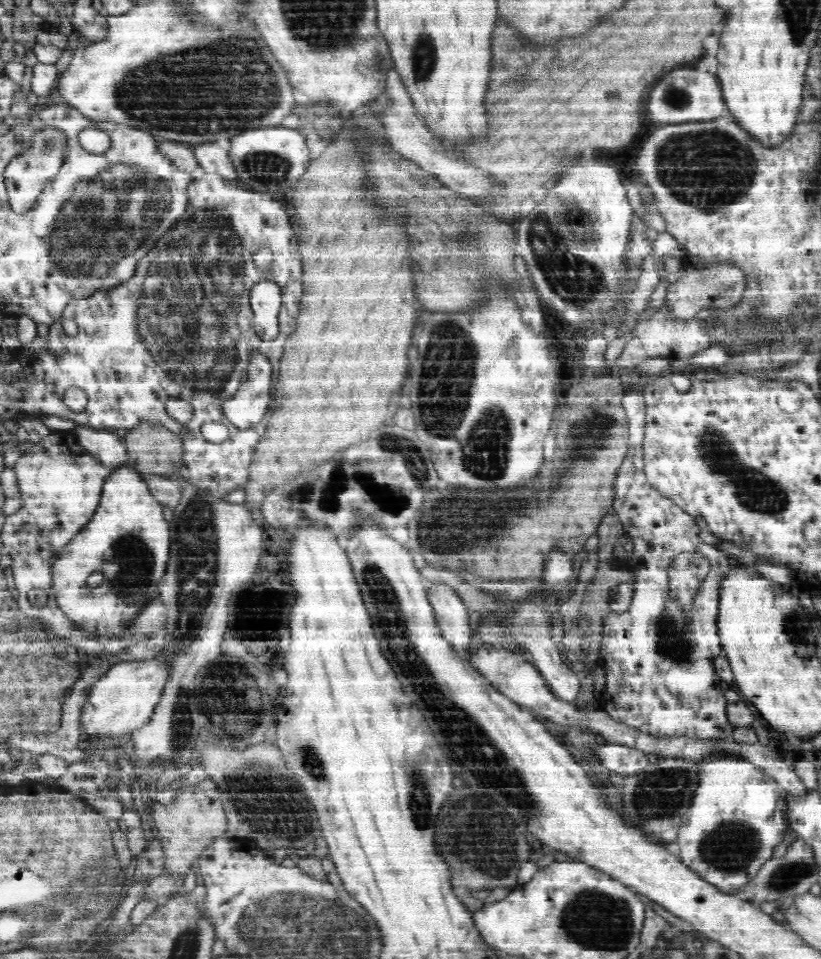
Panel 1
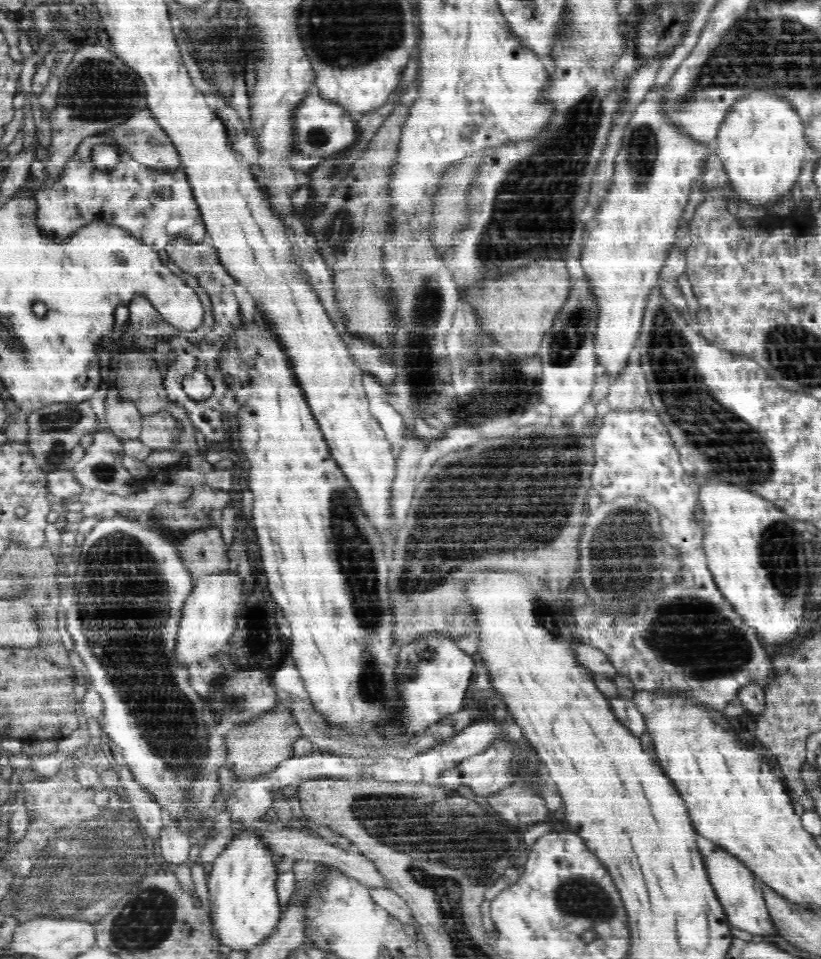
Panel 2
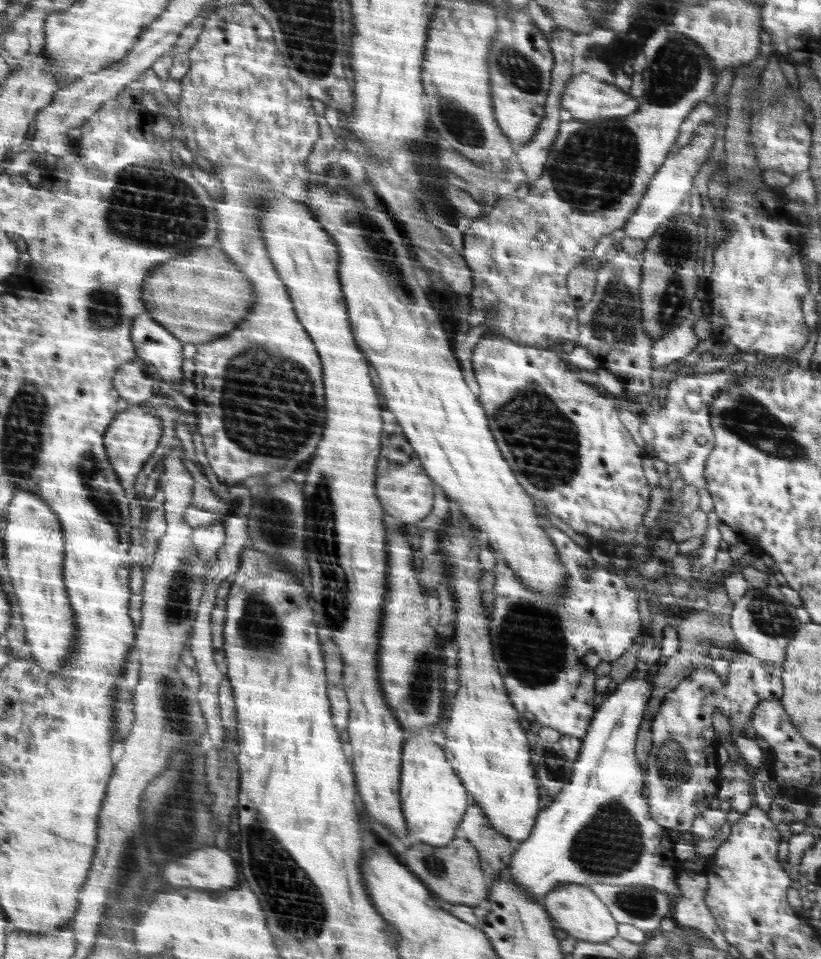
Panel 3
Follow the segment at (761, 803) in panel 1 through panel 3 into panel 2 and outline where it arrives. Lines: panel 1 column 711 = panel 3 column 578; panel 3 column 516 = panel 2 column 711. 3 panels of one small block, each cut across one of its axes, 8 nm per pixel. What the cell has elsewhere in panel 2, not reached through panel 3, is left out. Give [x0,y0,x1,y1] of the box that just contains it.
[702,848,778,940]

